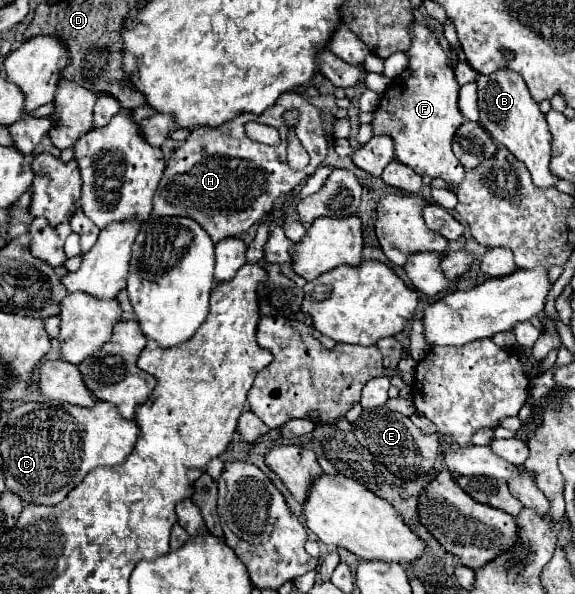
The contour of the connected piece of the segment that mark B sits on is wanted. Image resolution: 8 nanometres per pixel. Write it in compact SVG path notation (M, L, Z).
M500 68L492 74L478 74L478 110L480 120L494 138L496 144L506 146L520 162L526 164L532 180L540 188L550 188L558 178L552 178L548 170L548 158L550 158L550 130L546 124L544 114L540 112L538 104L532 102L532 96L528 94L528 88L524 86L524 80L520 74Z

